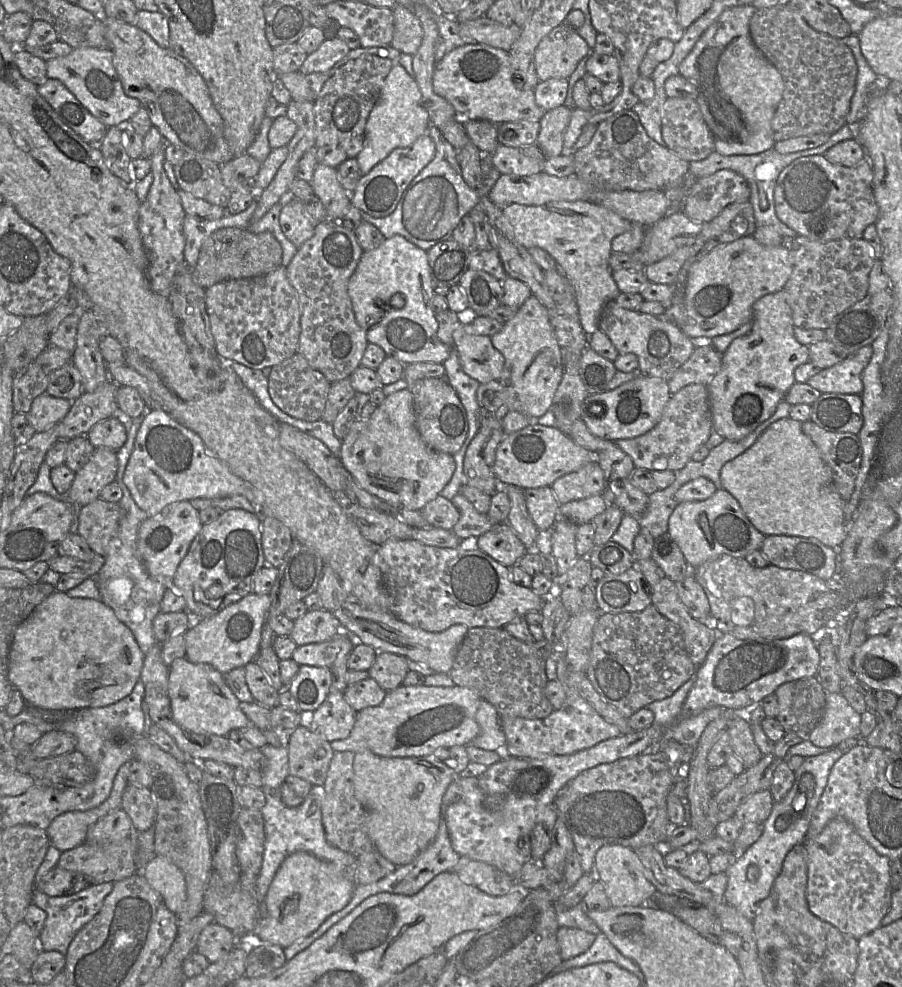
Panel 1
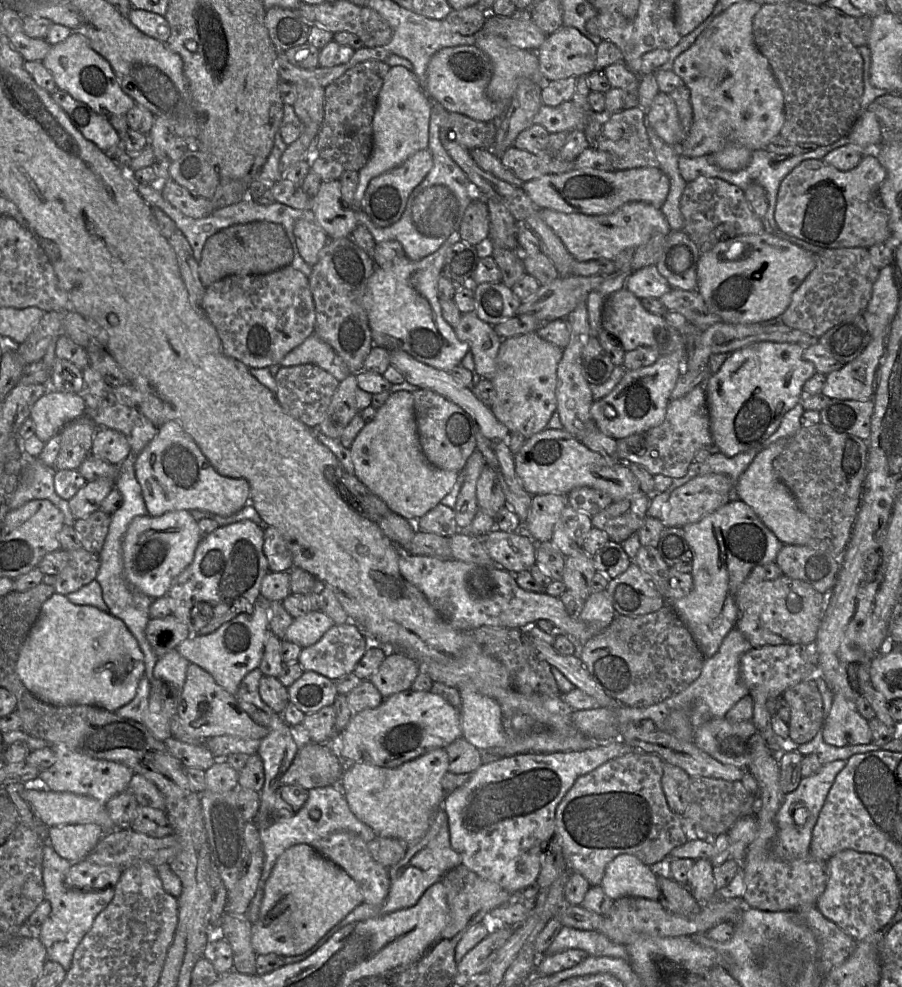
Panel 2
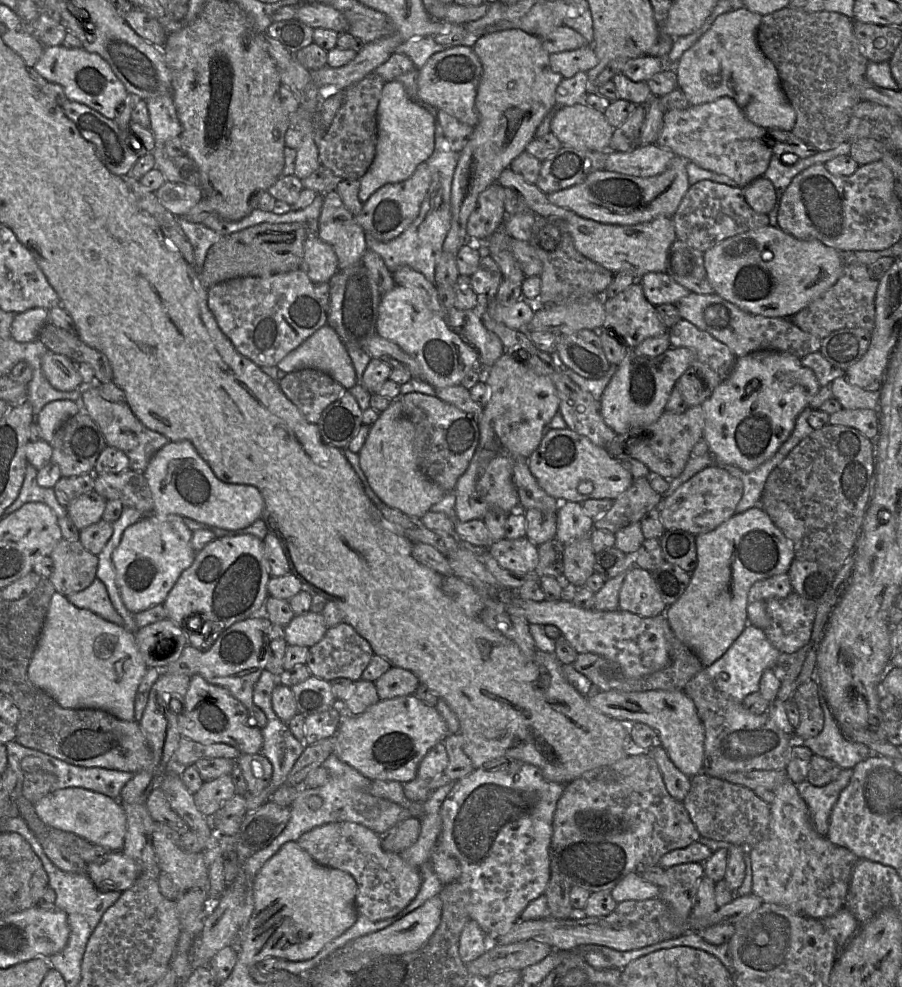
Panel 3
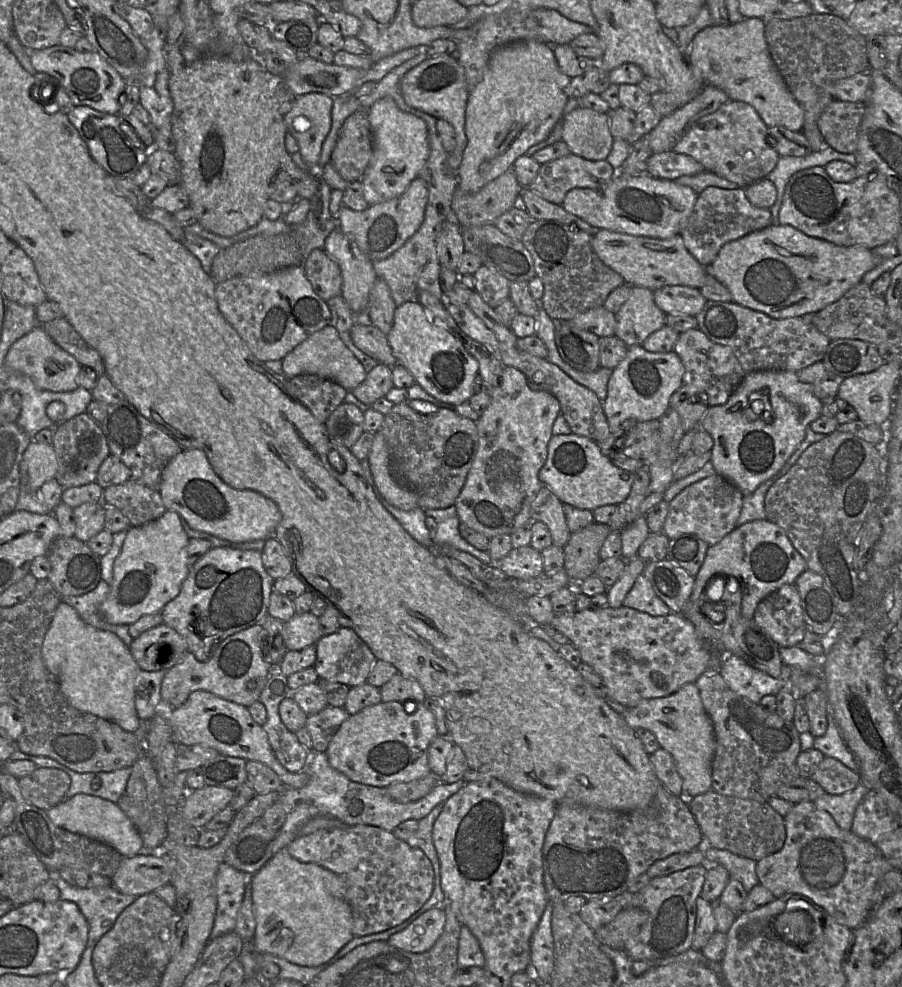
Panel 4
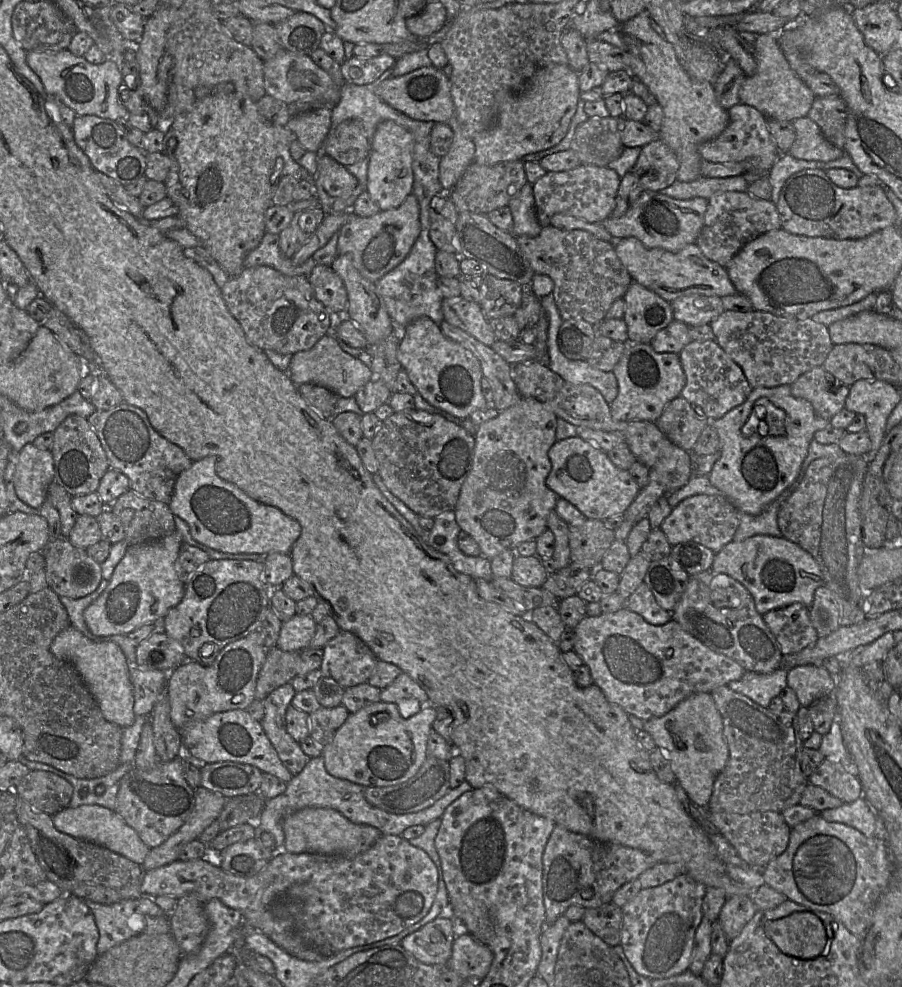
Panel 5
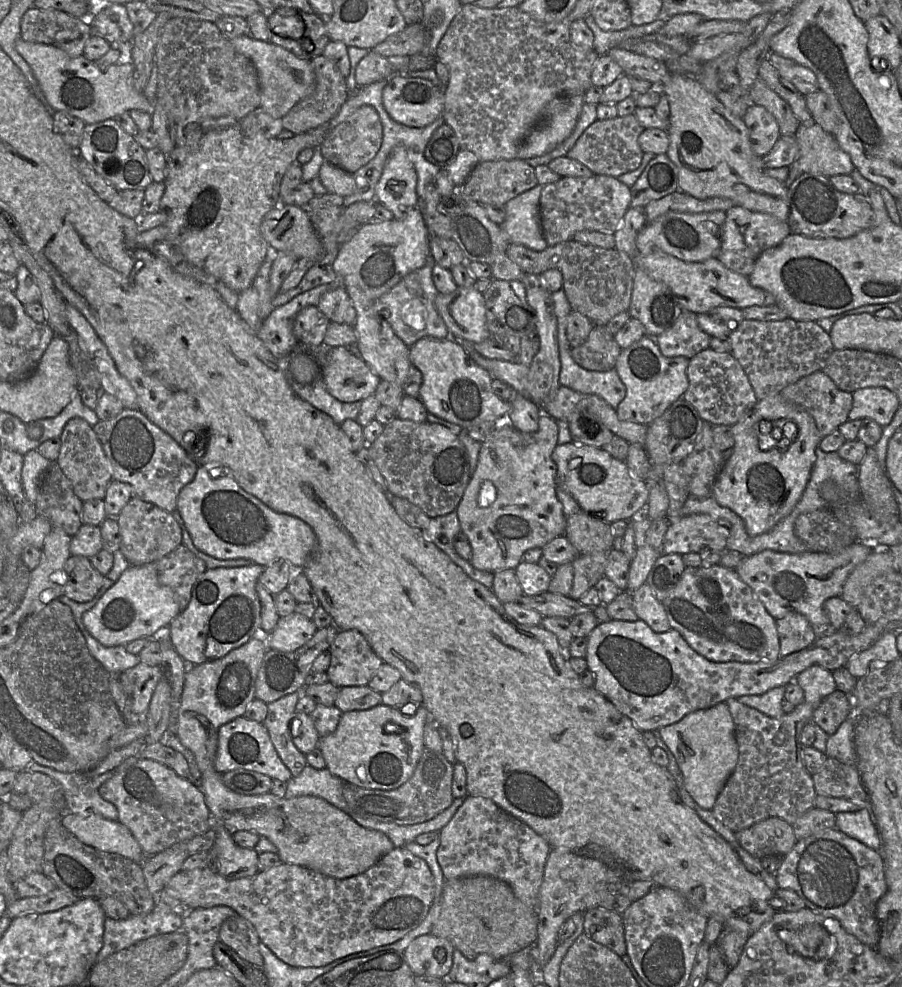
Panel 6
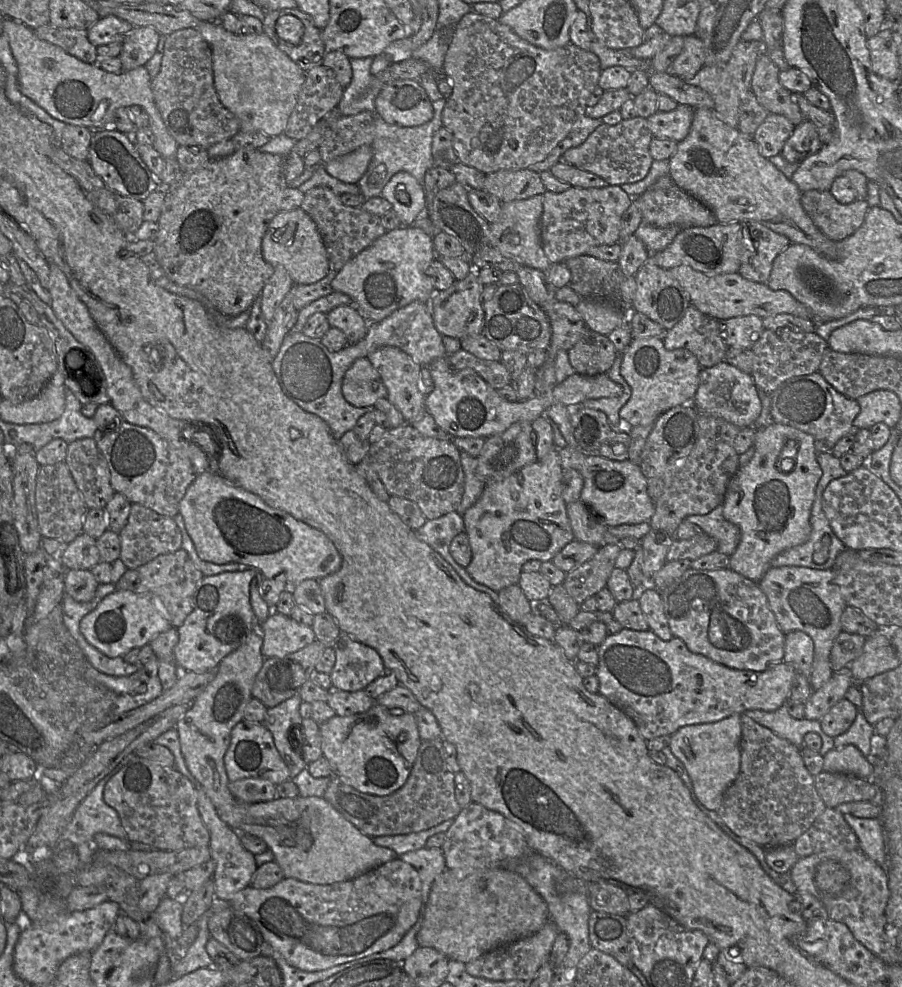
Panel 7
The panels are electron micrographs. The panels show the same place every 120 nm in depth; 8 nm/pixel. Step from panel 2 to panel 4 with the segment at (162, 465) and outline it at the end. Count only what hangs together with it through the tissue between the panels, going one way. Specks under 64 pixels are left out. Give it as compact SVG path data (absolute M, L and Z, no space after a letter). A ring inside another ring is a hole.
M183 449L173 457L162 472L158 491L166 509L177 512L192 529L231 542L244 543L273 537L282 518L278 506L269 498L254 490L237 490L227 485L214 471L205 452L200 449Z

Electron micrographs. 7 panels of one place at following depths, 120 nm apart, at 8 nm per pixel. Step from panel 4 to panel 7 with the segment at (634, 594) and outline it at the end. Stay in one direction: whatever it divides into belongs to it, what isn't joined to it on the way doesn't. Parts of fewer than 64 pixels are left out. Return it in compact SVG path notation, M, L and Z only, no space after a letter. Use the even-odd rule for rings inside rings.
M648 587L641 590L638 601L649 625L649 629L662 640L671 640L674 636L664 613L660 593L656 589Z

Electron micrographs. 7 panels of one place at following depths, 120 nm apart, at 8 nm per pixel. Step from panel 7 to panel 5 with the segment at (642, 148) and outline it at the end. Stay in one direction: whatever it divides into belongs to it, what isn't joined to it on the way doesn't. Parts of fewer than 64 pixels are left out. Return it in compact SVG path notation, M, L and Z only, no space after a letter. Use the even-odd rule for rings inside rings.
M592 117L580 124L571 149L582 164L608 167L610 162L618 159L625 149L621 130L626 120L625 117Z

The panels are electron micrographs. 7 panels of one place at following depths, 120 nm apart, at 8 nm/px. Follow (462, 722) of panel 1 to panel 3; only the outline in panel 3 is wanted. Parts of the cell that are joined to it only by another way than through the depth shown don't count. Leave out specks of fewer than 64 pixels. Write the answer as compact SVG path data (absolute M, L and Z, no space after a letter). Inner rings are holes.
M414 694L379 700L358 715L345 715L335 733L333 753L370 780L390 780L406 783L415 778L425 754L449 734L448 726L435 706L430 706Z

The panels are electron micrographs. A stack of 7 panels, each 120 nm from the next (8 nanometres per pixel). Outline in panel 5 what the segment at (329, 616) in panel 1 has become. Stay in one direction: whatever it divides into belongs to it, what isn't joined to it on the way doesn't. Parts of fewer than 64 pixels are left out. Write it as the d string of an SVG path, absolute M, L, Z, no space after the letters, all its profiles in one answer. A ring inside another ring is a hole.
M294 615L282 622L276 647L283 651L301 651L309 647L317 628L311 615Z

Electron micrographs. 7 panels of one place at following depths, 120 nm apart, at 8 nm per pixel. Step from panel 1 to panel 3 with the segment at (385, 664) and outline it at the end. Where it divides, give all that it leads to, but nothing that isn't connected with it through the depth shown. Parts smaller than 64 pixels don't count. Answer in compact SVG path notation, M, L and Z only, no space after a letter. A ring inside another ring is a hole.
M392 665L374 683L383 700L414 694L420 681L410 670Z

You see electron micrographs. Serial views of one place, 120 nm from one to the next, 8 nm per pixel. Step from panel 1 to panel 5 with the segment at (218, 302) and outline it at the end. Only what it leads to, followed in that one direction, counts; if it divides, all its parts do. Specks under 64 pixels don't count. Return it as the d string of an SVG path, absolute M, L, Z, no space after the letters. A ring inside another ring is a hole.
M269 266L244 268L239 275L230 277L221 292L228 310L241 325L247 339L261 350L273 350L287 355L308 350L324 335L335 336L335 329L341 320L342 314L330 313L316 298L307 277L287 276Z

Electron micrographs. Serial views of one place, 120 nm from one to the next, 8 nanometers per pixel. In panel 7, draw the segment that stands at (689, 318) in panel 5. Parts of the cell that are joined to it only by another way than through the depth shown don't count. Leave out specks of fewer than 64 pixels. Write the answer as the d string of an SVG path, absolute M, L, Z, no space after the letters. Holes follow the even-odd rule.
M755 315L721 321L723 338L728 347L751 350L765 329L762 319Z

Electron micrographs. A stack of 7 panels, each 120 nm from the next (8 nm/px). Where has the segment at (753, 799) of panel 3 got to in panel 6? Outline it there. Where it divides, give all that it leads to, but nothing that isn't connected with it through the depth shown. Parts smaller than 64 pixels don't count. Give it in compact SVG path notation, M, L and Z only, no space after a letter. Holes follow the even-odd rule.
M769 817L743 830L734 832L741 847L753 857L784 857L796 843L792 825L778 817Z

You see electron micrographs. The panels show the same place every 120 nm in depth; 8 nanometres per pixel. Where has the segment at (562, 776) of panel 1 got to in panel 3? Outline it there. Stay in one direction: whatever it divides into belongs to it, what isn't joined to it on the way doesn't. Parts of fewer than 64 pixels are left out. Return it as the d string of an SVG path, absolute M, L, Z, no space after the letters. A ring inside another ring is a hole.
M519 760L474 769L455 782L442 803L441 833L437 848L454 857L460 866L459 881L470 890L468 912L489 941L506 934L520 920L527 905L543 895L550 879L550 845L557 802L565 785L547 781L538 767Z

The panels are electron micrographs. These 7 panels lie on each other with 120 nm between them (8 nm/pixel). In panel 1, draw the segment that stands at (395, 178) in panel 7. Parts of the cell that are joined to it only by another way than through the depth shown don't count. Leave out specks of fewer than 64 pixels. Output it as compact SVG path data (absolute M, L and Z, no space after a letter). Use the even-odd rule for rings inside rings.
M394 65L366 123L364 146L357 156L361 176L368 174L394 149L412 145L420 136L428 133L429 126L428 112L422 104L422 94L416 79L410 76L404 67Z

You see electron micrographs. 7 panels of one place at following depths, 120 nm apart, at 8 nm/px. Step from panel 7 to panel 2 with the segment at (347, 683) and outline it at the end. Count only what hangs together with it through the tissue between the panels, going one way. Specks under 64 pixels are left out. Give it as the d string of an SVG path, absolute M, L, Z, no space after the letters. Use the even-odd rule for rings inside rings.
M351 621L332 626L316 643L302 648L298 662L304 671L314 671L331 680L349 674L367 648L371 645L369 638Z

